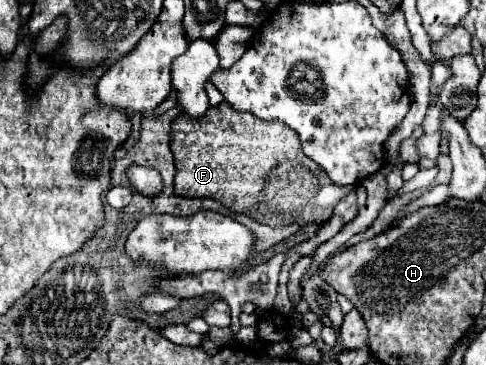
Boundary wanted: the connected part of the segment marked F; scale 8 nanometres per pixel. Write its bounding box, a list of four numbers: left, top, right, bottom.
[170,102,352,226]

